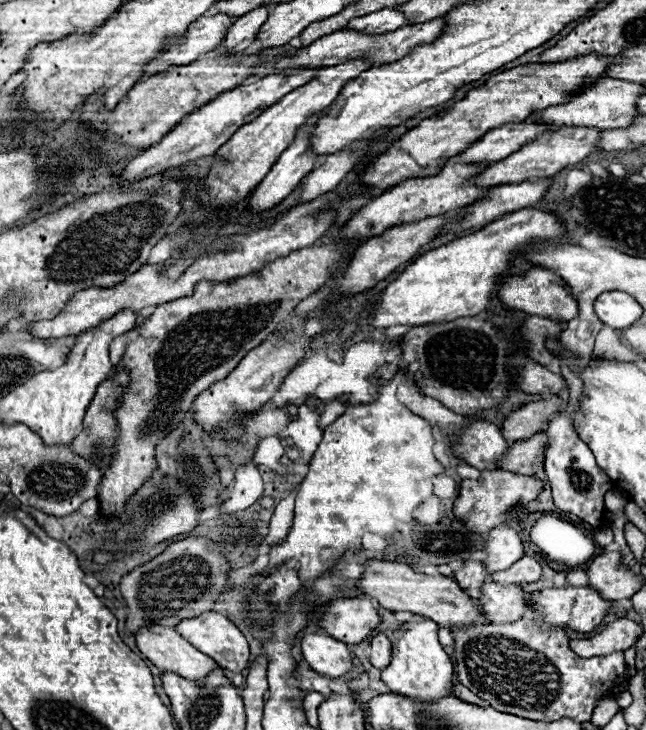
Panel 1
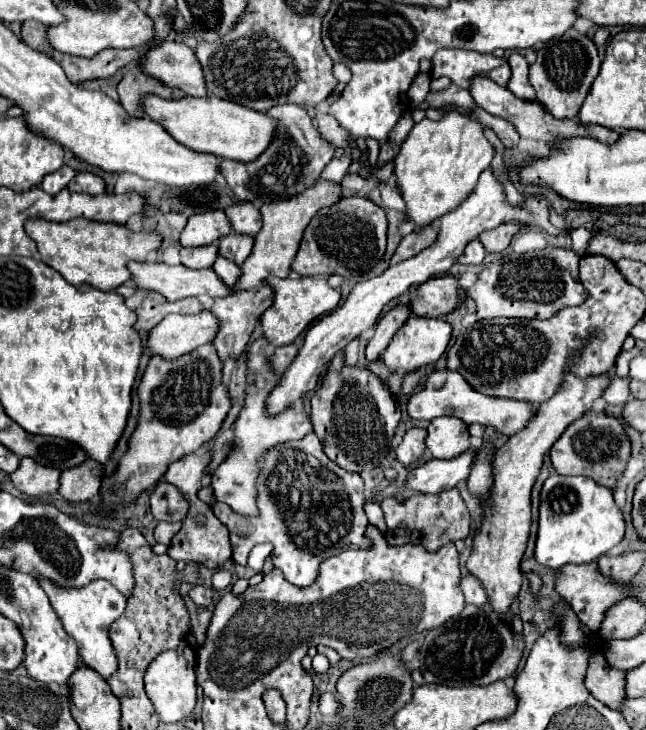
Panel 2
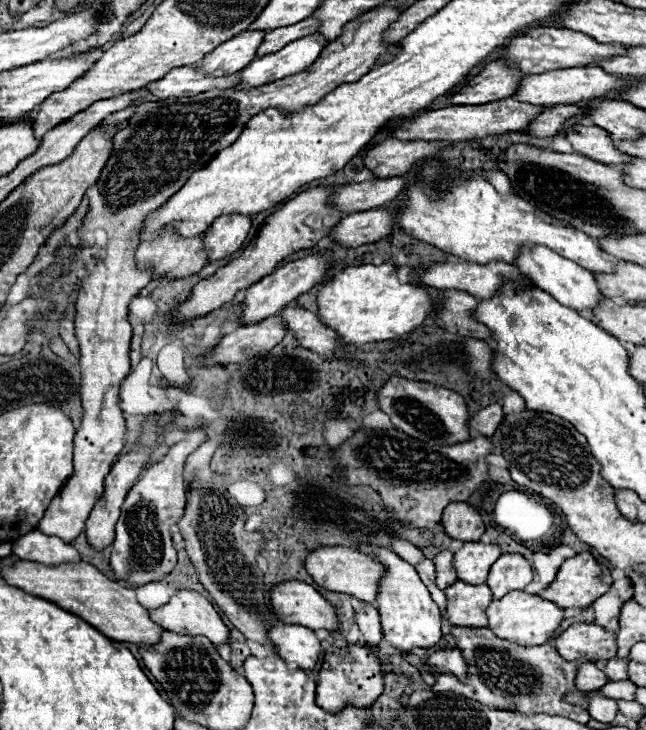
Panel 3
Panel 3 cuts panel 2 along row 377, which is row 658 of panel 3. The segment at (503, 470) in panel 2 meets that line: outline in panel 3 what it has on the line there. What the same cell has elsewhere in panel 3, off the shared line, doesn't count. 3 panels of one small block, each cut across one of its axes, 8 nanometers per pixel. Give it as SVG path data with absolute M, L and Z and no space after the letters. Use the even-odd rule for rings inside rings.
M572 624L556 640L554 646L558 654L566 660L588 658L588 660L608 660L616 656L616 634L608 632L598 624Z

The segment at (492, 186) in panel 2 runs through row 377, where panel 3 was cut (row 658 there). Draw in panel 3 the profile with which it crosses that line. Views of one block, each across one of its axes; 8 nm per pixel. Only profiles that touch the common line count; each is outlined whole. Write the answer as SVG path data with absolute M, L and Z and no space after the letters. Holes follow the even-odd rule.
M298 624L274 626L268 632L272 644L278 650L278 656L286 662L298 664L300 670L314 670L322 658L320 640L314 630Z

